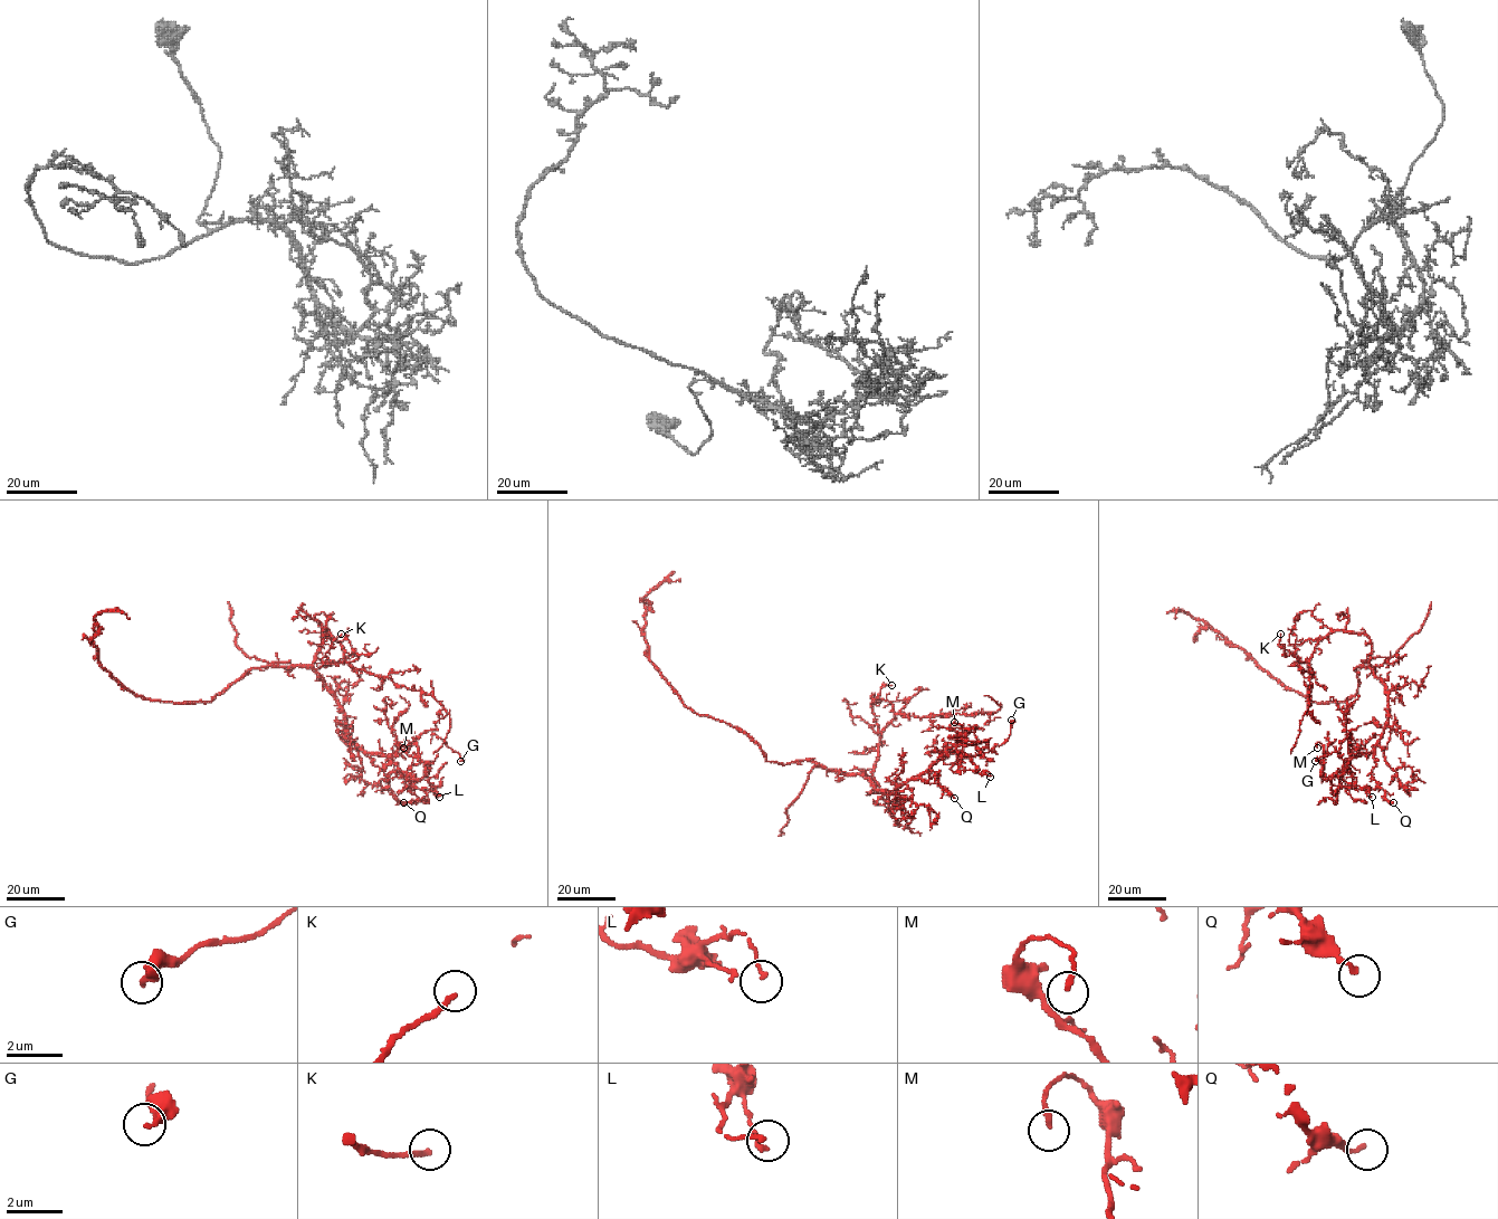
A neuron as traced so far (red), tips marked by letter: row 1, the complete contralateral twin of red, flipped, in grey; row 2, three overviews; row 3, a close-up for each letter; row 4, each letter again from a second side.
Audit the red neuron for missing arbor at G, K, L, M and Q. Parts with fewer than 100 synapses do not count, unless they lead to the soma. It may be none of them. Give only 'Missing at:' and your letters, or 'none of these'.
Missing at: none of these

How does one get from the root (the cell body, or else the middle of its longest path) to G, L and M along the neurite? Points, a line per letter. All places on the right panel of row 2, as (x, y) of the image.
G: (1355, 668), (1370, 666), (1384, 687), (1383, 734), (1370, 752), (1352, 754), (1351, 731), (1337, 751), (1315, 761)
L: (1355, 668), (1370, 666), (1380, 681), (1387, 720), (1374, 749), (1343, 767), (1339, 783), (1365, 788), (1372, 797)
M: (1355, 668), (1370, 666), (1384, 687), (1383, 734), (1370, 752), (1355, 754), (1327, 779), (1319, 742), (1317, 748)

